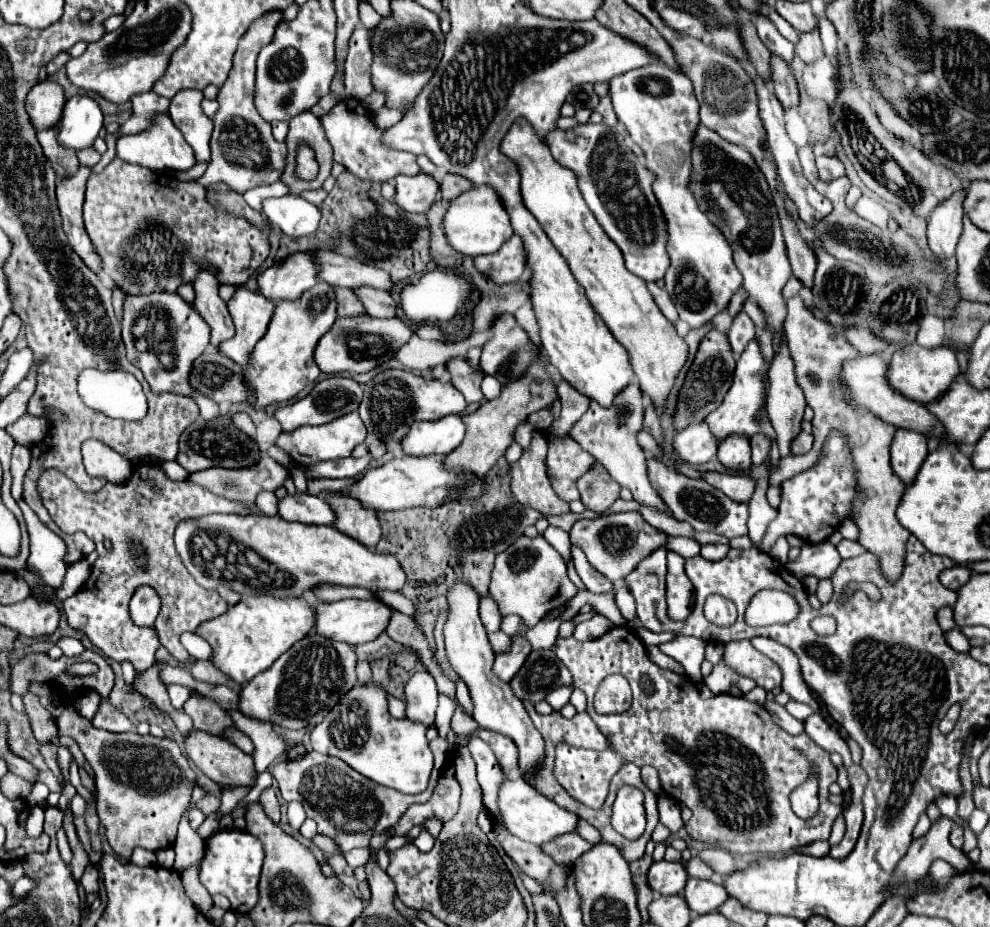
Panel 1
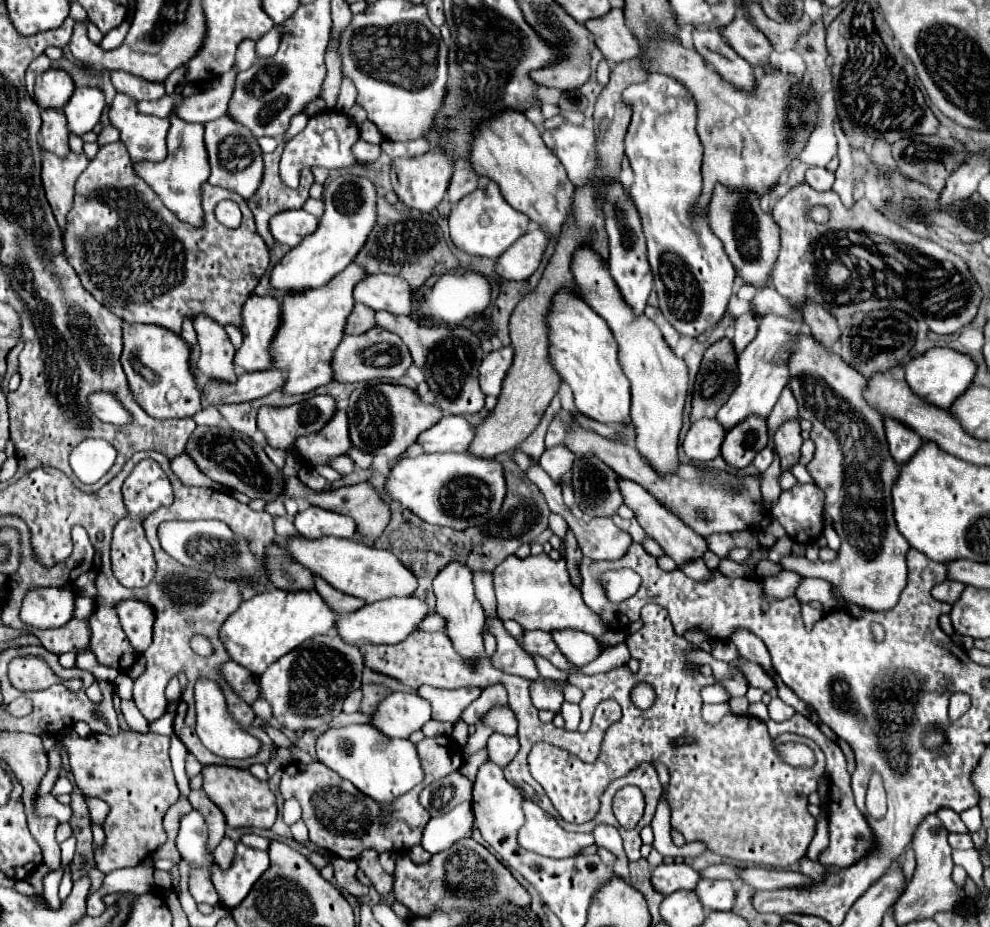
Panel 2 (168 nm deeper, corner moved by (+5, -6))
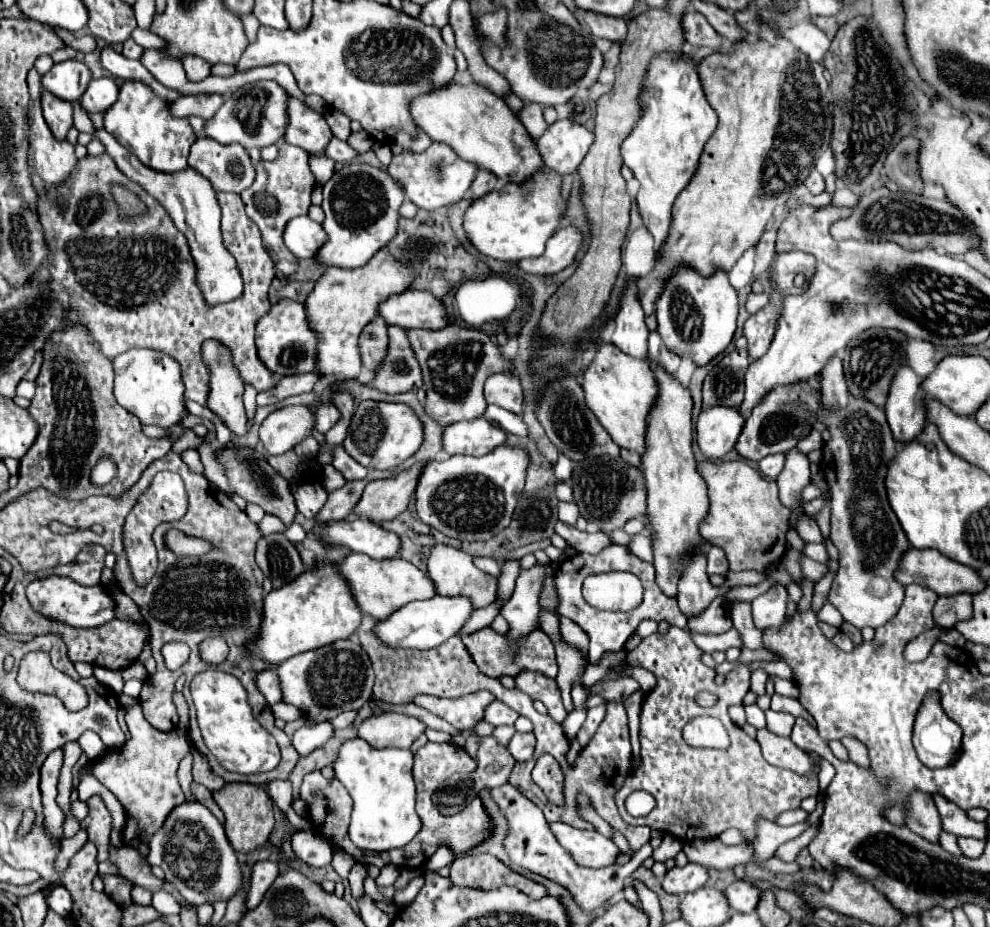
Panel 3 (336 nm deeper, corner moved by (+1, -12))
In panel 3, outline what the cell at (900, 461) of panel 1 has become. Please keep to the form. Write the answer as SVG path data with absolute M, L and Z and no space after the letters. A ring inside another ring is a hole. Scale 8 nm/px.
M907 363L899 367L899 375L891 381L885 415L897 443L913 441L925 427L925 393L921 391L921 383L923 379Z

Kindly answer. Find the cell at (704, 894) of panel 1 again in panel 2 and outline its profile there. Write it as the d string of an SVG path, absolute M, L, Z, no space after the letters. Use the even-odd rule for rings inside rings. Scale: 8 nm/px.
M701 879L695 887L695 895L699 897L703 909L707 911L731 911L735 889L731 881L707 881Z

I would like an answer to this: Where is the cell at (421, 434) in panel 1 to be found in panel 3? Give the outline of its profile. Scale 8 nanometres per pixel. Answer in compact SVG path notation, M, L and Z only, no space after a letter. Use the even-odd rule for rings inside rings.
M479 417L473 421L459 421L443 431L443 451L449 455L473 455L481 457L503 445L507 433L487 419Z

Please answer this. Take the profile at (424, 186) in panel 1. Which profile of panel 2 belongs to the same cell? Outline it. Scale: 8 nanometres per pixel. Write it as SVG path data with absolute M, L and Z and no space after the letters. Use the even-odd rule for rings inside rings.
M429 151L415 159L393 159L393 167L391 167L393 191L397 193L399 201L411 205L411 209L419 209L423 213L433 211L443 199L449 179L451 179L451 165L441 151Z

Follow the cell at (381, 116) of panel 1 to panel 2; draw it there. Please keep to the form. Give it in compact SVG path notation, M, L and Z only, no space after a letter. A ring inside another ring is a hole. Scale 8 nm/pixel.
M363 121L359 125L359 133L361 133L361 139L365 139L369 143L381 143L383 141L383 135L371 125L371 121Z

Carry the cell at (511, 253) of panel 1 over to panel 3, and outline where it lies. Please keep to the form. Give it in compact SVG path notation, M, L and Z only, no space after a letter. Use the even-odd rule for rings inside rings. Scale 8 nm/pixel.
M577 227L559 229L547 241L547 249L541 257L521 259L519 267L525 273L533 273L533 275L555 275L567 269L569 265L573 265L581 243L583 243L583 233Z

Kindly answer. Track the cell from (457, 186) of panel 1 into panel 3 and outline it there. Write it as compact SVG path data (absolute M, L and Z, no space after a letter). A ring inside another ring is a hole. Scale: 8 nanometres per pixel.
M479 169L477 177L475 177L475 181L473 181L473 185L471 185L469 191L473 193L473 197L483 197L489 191L493 191L497 185L499 185L499 179L493 173Z

